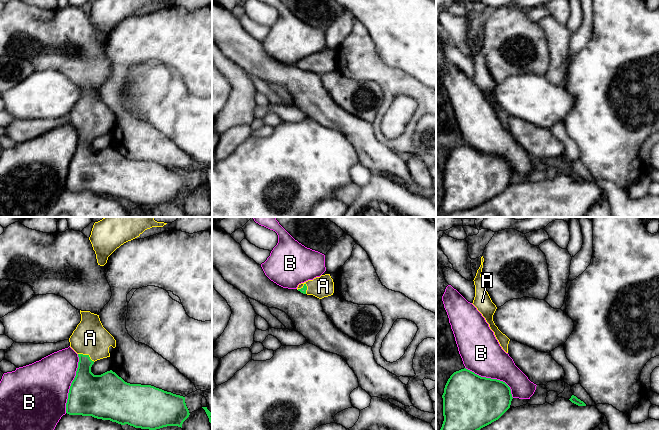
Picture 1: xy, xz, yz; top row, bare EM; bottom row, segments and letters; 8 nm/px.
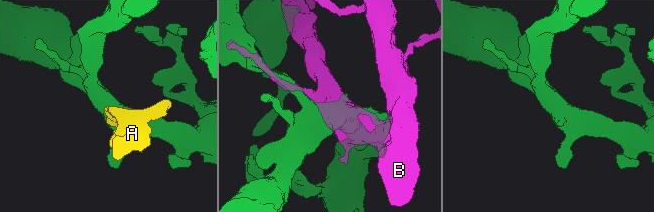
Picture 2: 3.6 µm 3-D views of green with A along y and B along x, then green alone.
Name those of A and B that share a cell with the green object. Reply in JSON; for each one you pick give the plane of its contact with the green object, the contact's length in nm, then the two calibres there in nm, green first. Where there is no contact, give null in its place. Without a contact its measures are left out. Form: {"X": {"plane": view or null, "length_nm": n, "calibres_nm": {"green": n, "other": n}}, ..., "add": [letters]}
{"A": {"plane": "xy", "length_nm": 150, "calibres_nm": {"green": 240, "other": 280}}, "add": ["A"]}

